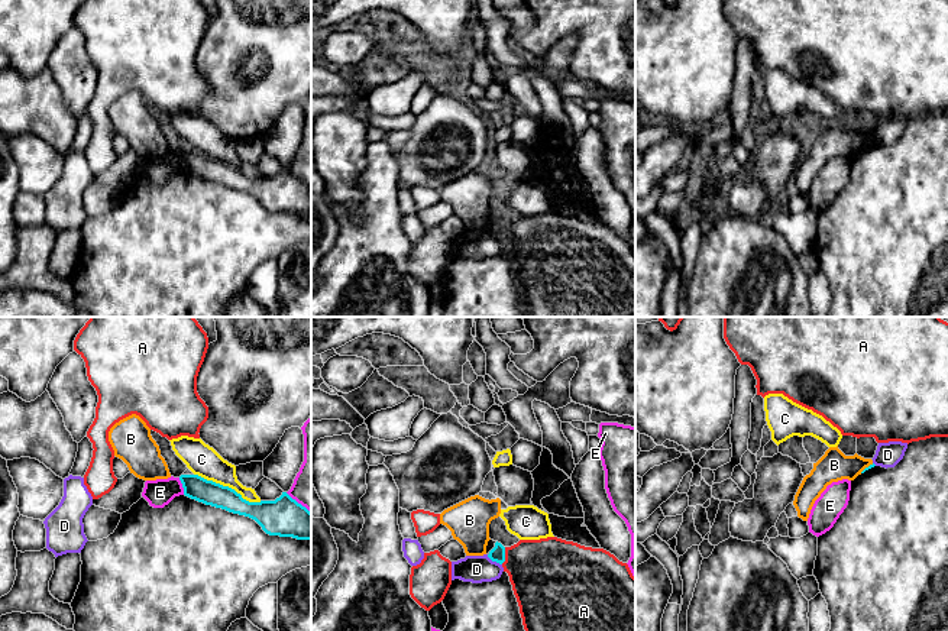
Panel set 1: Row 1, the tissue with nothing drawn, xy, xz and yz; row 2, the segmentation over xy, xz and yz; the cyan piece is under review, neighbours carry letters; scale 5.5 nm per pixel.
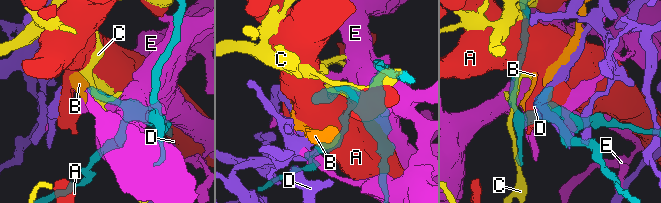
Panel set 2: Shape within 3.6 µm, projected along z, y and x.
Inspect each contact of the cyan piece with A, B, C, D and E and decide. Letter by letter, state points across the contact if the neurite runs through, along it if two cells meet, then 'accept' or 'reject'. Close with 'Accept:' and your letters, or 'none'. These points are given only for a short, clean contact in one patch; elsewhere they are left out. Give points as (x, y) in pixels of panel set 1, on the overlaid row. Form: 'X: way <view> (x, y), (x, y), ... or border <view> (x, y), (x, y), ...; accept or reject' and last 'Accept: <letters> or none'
A: reject
B: border yz (873, 463), (860, 472); reject
C: reject
D: reject
E: reject
Accept: none

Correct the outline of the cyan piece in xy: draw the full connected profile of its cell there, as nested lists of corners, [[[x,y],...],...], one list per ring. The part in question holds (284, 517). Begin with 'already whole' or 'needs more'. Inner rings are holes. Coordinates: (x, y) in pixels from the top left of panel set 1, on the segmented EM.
already whole; [[[181,475],[184,495],[255,520],[269,535],[311,540],[311,512],[282,492],[275,501],[249,502],[234,489],[198,475]]]

